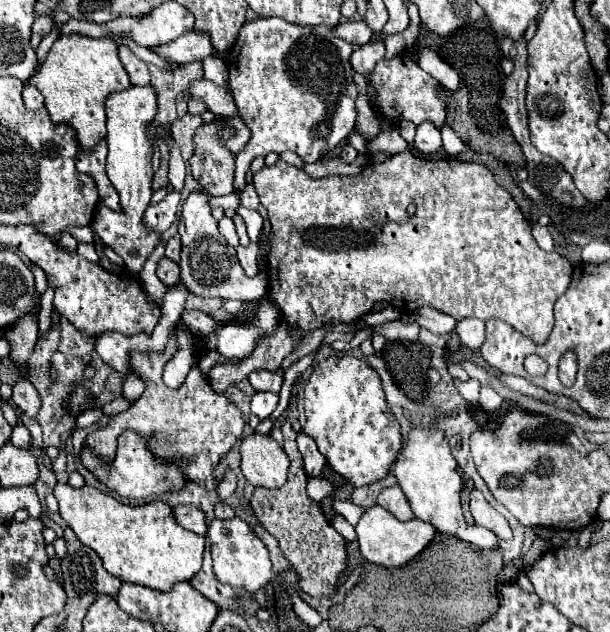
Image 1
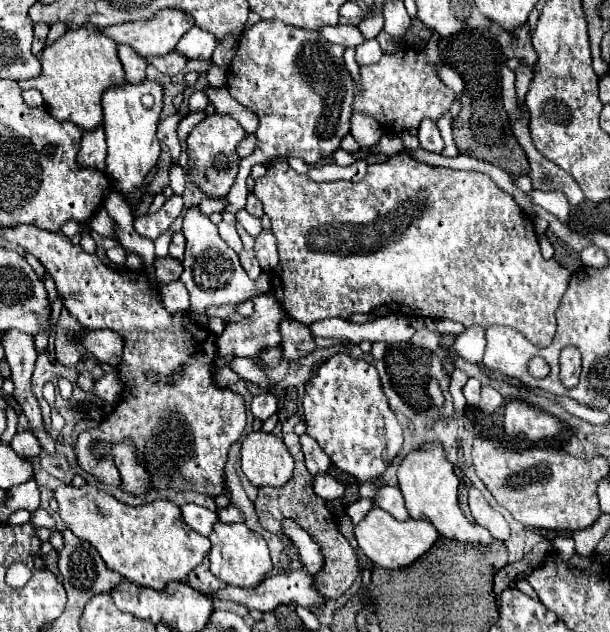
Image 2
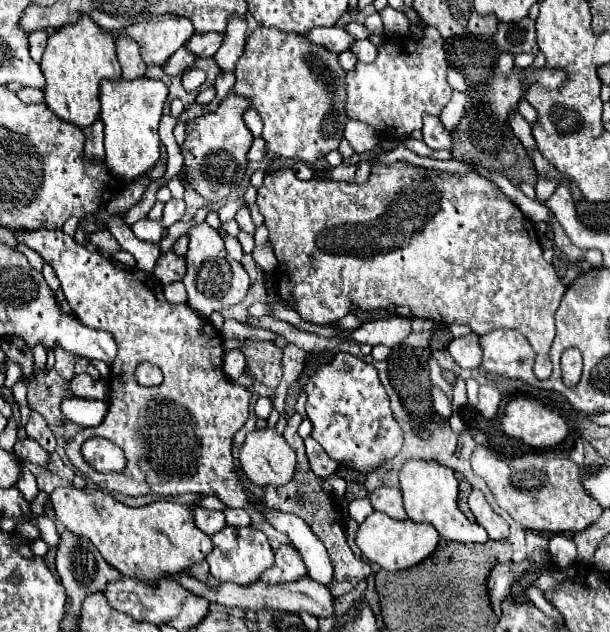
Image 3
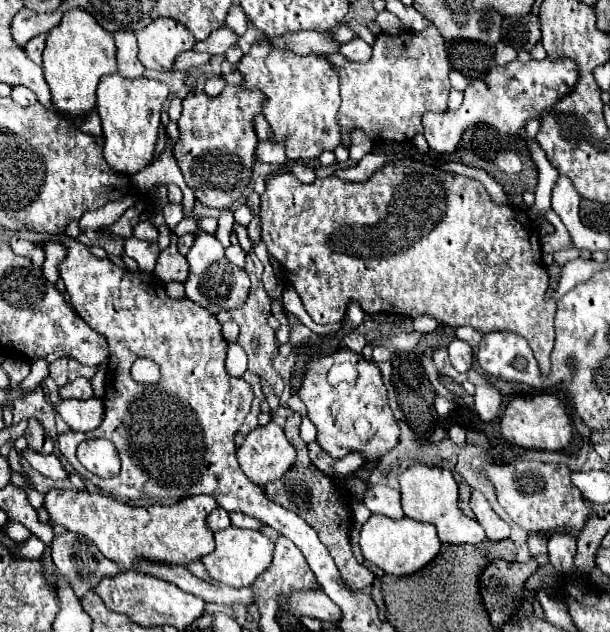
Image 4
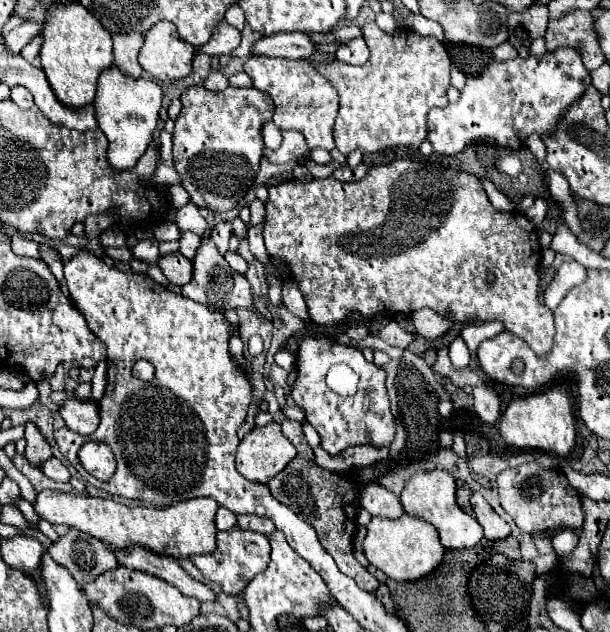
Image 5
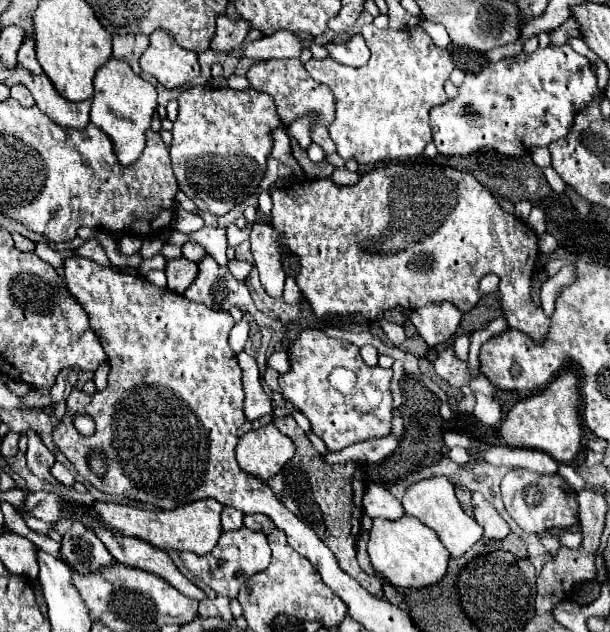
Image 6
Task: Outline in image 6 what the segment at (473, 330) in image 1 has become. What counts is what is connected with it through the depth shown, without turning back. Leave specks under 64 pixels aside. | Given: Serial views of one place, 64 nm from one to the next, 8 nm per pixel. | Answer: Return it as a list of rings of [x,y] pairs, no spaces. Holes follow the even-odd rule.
[[[458,336],[454,340],[454,354],[458,360],[468,360],[470,342],[468,342],[468,336]]]

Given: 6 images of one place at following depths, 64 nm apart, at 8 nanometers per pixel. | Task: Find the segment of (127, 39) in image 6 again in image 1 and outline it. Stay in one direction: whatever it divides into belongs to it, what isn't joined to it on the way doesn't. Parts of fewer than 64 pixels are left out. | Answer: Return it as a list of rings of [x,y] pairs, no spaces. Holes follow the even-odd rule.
[[[120,46],[118,54],[120,54],[120,60],[122,60],[122,64],[124,64],[124,68],[126,68],[132,84],[136,84],[136,86],[150,84],[150,72],[148,72],[146,62],[142,62],[140,58],[136,58],[126,46]]]

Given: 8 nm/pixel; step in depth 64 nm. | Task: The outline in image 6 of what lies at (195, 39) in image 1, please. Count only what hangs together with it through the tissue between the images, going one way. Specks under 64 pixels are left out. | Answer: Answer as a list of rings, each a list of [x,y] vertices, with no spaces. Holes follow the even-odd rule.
[[[218,16],[216,18],[216,36],[212,38],[210,50],[214,52],[230,52],[242,46],[244,38],[250,32],[250,22],[246,20],[230,20],[228,16]]]

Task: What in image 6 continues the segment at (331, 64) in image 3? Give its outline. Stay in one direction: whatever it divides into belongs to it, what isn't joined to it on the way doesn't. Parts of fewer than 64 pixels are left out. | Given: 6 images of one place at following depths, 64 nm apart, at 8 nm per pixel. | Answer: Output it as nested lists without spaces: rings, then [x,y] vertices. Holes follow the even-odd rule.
[[[266,60],[266,62],[256,62],[248,68],[248,80],[250,80],[250,86],[254,90],[260,90],[260,92],[266,92],[274,98],[276,102],[276,112],[280,116],[280,122],[282,126],[286,128],[288,126],[288,114],[298,114],[298,116],[304,116],[304,114],[314,114],[316,116],[316,122],[310,130],[310,138],[314,144],[322,146],[326,154],[332,154],[336,152],[336,146],[328,134],[328,124],[334,120],[334,96],[330,92],[330,88],[326,84],[320,84],[316,80],[312,80],[312,76],[306,72],[304,64],[300,60]]]

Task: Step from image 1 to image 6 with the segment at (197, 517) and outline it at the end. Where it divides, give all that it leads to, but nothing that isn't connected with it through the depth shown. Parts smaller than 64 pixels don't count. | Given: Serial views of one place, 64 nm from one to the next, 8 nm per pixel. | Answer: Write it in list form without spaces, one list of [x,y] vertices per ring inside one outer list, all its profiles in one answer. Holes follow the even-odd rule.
[[[224,508],[222,510],[222,530],[238,530],[242,528],[242,512],[236,512],[234,508]]]

